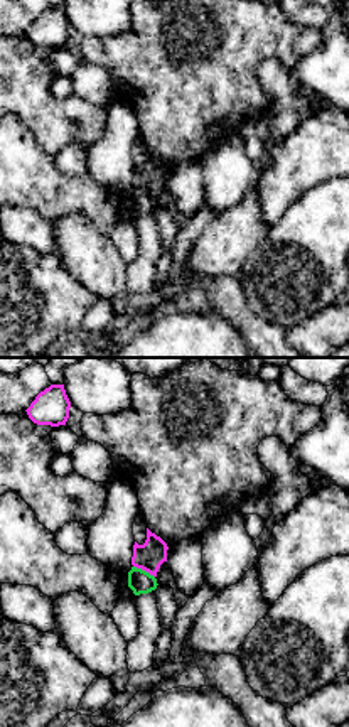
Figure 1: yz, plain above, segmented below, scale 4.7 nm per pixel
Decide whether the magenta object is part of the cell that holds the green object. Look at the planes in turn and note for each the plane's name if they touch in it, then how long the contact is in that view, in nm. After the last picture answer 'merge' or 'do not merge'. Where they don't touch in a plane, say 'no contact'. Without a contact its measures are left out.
meets green in yz; contact 120 nm long

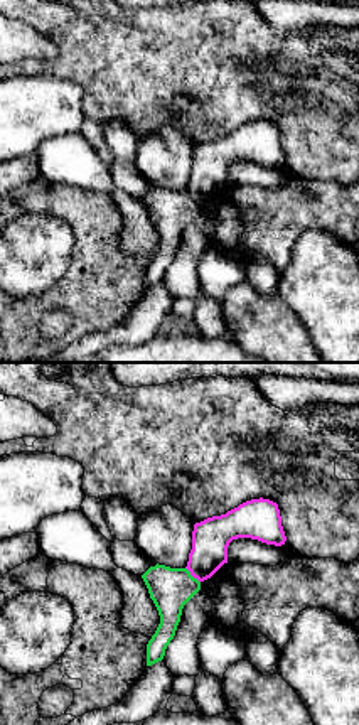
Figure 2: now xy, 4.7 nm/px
meets green in xy; contact 100 nm long

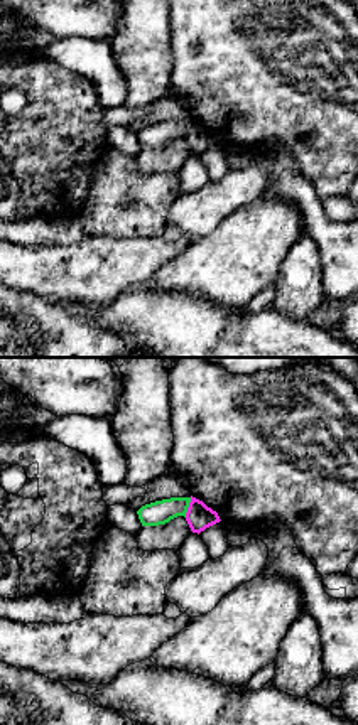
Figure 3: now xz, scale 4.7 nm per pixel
meets green in xz; contact 100 nm long

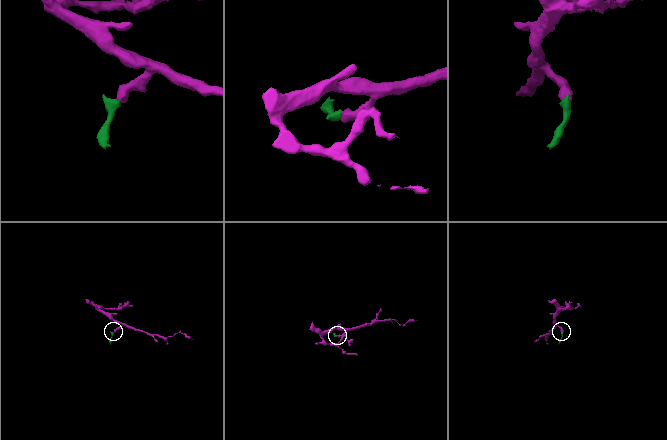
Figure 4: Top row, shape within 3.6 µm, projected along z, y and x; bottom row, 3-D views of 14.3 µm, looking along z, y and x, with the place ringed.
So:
do not merge

